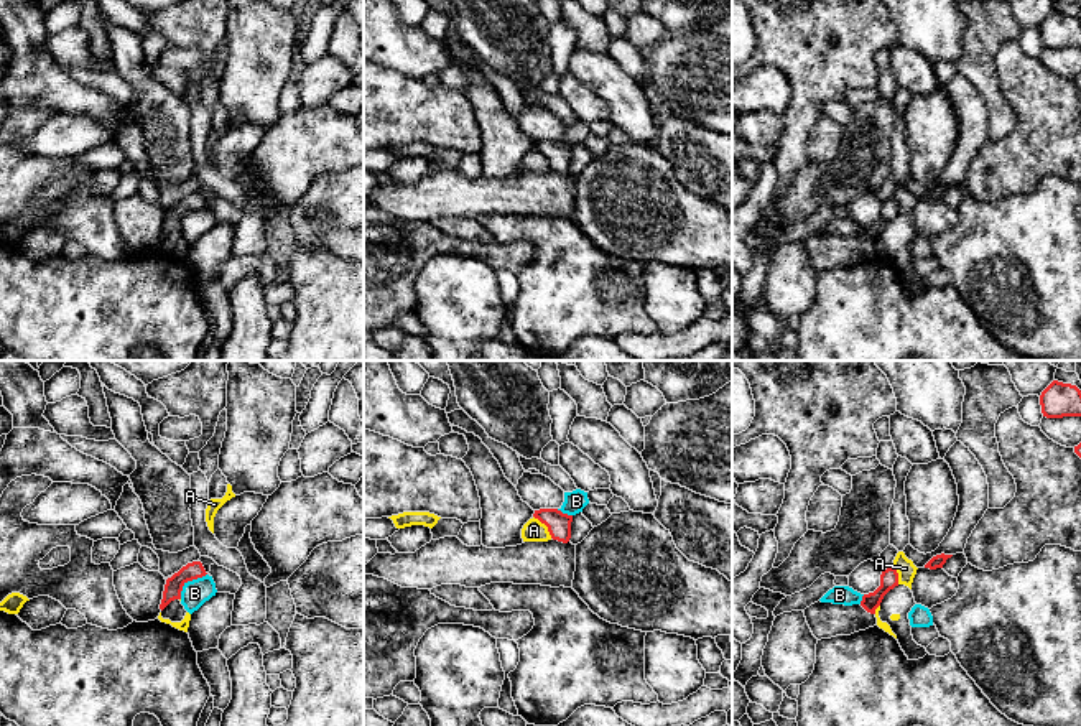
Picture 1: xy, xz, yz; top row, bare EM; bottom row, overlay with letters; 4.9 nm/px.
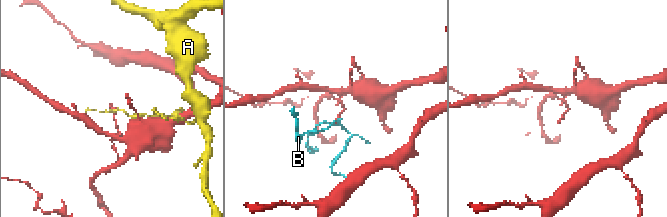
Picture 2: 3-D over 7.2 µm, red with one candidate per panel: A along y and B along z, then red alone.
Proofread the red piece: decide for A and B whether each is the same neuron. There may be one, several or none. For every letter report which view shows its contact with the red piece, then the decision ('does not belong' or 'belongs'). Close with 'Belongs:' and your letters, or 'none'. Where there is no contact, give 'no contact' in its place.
A: xz | does not belong
B: xy | does not belong
Belongs: none

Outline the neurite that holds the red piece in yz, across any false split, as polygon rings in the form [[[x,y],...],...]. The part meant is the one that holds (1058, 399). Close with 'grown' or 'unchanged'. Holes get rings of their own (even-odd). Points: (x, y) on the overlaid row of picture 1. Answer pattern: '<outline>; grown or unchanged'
[[[1053,380],[1040,395],[1046,418],[1081,417],[1081,390],[1076,385]]]; unchanged

